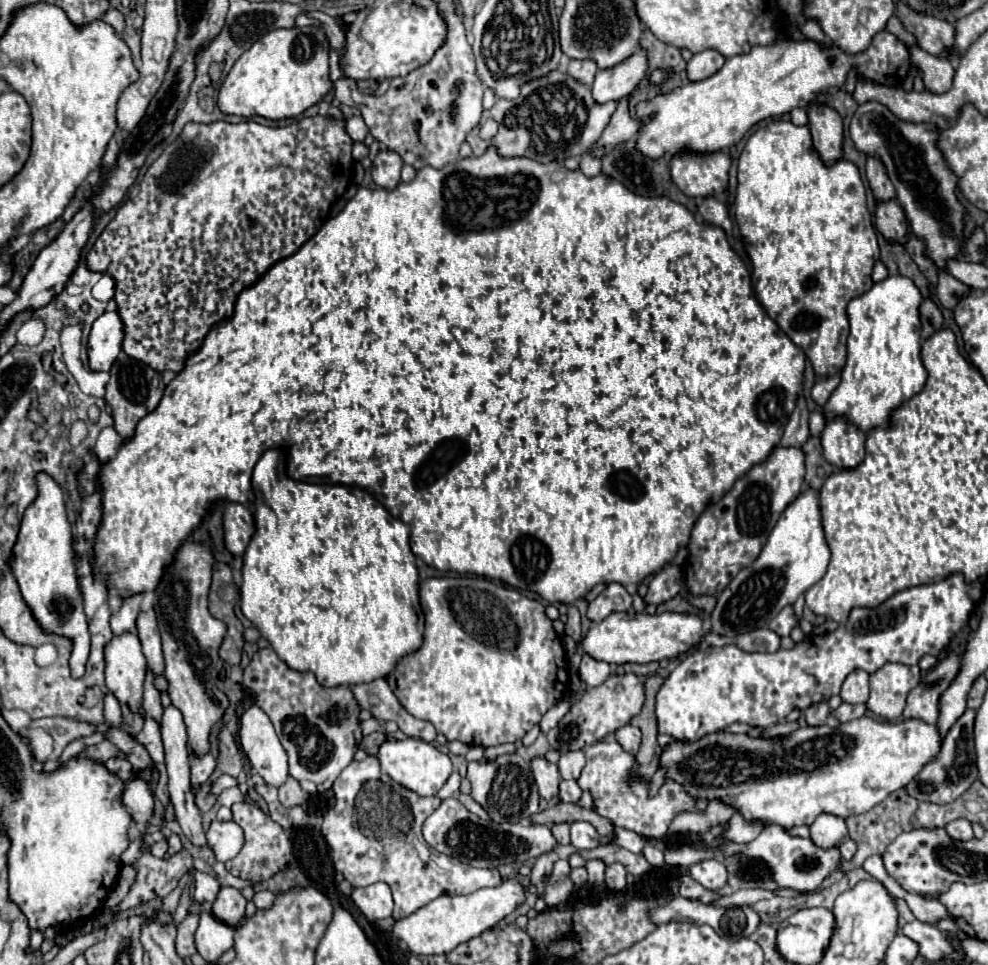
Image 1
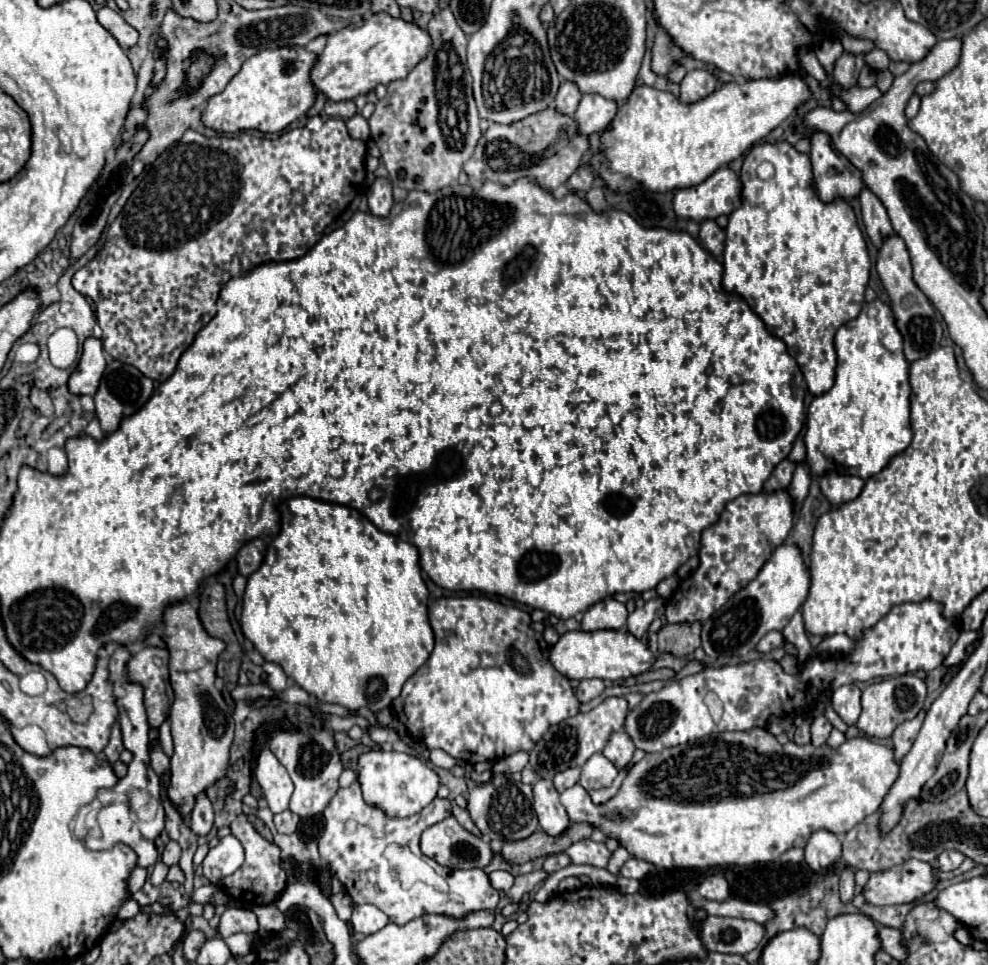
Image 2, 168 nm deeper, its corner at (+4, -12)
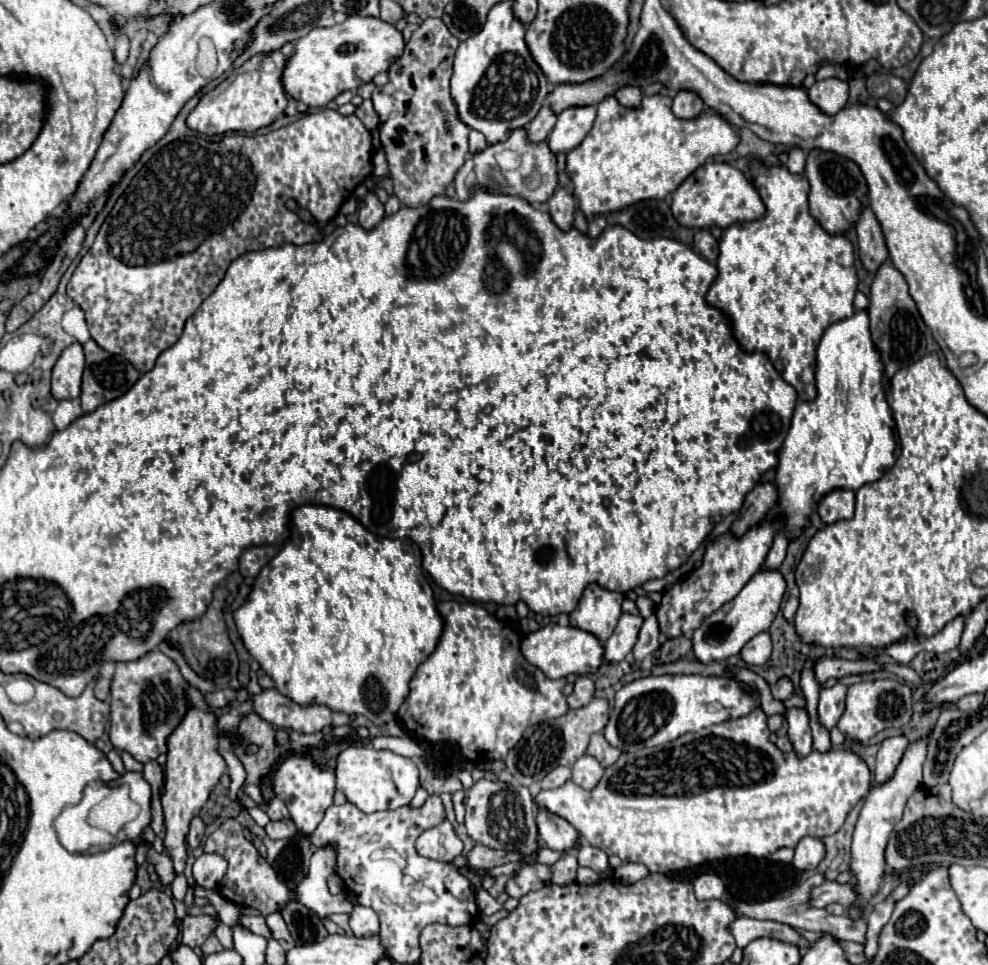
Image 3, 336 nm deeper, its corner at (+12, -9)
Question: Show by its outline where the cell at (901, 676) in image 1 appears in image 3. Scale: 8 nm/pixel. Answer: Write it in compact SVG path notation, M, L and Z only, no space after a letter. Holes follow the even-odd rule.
M895 678L867 680L867 682L857 682L857 684L849 686L847 708L845 708L845 714L841 716L837 728L843 734L847 734L849 738L867 742L881 730L907 726L911 716L913 716L913 692L905 682L899 682Z

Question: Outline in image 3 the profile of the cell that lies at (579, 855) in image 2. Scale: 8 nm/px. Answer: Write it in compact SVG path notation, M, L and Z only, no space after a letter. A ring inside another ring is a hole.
M583 844L577 852L577 860L579 860L579 866L587 866L595 872L603 872L609 868L609 862L607 862L607 854L591 844Z

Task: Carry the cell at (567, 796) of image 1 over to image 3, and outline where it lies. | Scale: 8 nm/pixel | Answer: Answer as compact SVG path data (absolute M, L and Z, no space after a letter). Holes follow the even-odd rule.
M759 708L753 710L749 716L743 716L741 720L727 720L725 724L715 724L709 728L703 728L699 732L691 732L691 734L683 734L683 738L655 746L655 748L641 748L635 754L621 754L621 758L609 766L601 778L601 782L597 784L597 788L593 790L583 790L579 788L575 782L567 780L561 788L555 790L541 790L535 796L535 804L537 806L545 806L549 812L565 818L571 826L577 828L577 832L595 848L601 848L605 854L615 854L621 860L627 862L639 862L645 864L649 868L649 872L677 872L677 870L685 870L685 868L693 868L705 862L713 862L713 860L723 860L723 858L735 858L735 856L753 856L753 858L767 858L769 854L773 854L775 850L787 846L787 848L795 848L797 842L803 836L815 836L815 838L825 838L835 834L847 814L851 812L851 808L867 796L869 786L871 786L871 770L867 766L867 762L853 750L841 750L841 748L831 748L829 752L817 752L813 750L809 756L799 758L797 752L781 752L771 740L769 740L769 728L767 722L759 724L759 718L767 718L767 716L759 716Z

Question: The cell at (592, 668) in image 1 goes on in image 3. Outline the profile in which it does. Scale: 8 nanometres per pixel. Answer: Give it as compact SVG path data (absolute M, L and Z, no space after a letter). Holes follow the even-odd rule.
M579 676L573 686L573 692L567 696L569 708L581 708L581 706L589 704L593 698L593 692L595 692L593 680L589 676Z

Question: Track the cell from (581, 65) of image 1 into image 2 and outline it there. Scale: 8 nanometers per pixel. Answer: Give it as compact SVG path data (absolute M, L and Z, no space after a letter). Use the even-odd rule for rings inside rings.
M563 81L561 87L559 87L559 93L557 93L557 99L555 99L555 109L557 113L561 115L573 115L579 101L581 101L581 91L577 89L575 83L569 83L569 81Z

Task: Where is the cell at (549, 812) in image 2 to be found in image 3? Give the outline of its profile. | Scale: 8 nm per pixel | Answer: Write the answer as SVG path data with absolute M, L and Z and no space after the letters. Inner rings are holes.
M537 808L537 828L539 838L551 850L567 850L575 846L579 832L561 816L549 812L547 808Z

